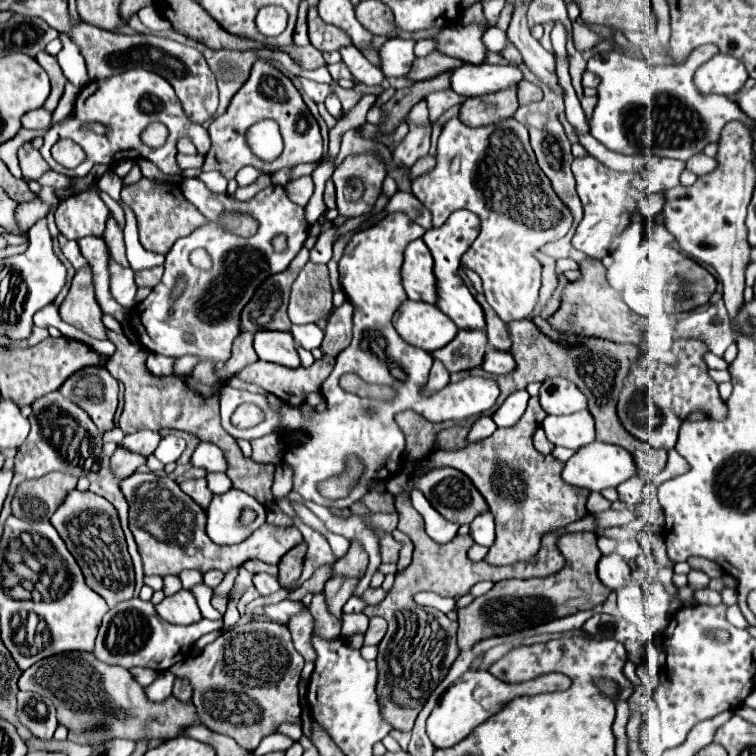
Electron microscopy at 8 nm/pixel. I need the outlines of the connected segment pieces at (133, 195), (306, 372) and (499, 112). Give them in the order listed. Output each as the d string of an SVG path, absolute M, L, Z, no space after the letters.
M142 176L136 184L122 186L122 200L134 210L138 218L140 244L150 252L166 254L178 238L188 236L198 226L206 224L206 218L198 212L198 208L194 204L188 204L178 182L156 182Z
M324 354L322 360L316 360L310 368L284 368L272 362L258 360L244 368L238 378L246 382L254 382L266 392L278 396L282 402L290 406L300 406L304 402L306 392L318 392L320 384L330 376L334 368L334 358Z
M510 88L510 90L488 94L488 96L466 98L460 110L460 120L466 126L478 128L478 126L496 124L500 120L512 118L516 110L518 110L516 88Z

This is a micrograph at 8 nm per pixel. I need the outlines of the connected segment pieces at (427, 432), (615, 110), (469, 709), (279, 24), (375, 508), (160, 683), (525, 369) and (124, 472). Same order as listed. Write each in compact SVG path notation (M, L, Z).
M398 412L396 422L406 436L406 452L414 460L422 460L436 450L436 434L446 428L446 424L430 424L416 412Z
M714 44L699 46L696 50L692 50L686 64L680 64L680 66L662 64L662 66L656 66L654 70L650 70L646 60L628 58L628 56L616 52L616 50L594 54L588 60L588 70L598 74L602 78L602 82L598 86L598 104L596 104L592 118L590 118L590 134L612 152L654 154L654 156L666 156L666 158L686 162L696 152L704 150L706 144L718 142L722 128L730 120L740 120L750 130L754 130L754 120L750 120L734 100L730 100L726 96L704 96L696 90L692 76L698 70L698 66L708 62L714 54L718 54L718 48Z
M468 670L464 672L442 696L438 706L432 710L432 714L426 720L426 734L432 740L436 748L448 748L464 740L476 726L486 722L500 706L510 702L512 698L518 696L530 696L530 694L542 694L542 692L560 692L570 688L570 678L558 672L538 676L528 682L518 682L518 684L508 684L498 680L486 670Z
M266 6L266 8L262 8L258 12L256 26L258 26L258 30L265 36L278 36L284 32L286 20L288 20L288 14L284 12L284 8Z
M368 492L362 500L362 504L366 504L368 508L372 508L372 512L396 512L394 508L394 496L388 492Z
M162 672L158 678L144 688L144 694L150 702L164 702L172 694L172 684L174 684L174 674L172 672Z
M518 320L508 322L508 334L512 338L512 356L516 360L516 368L506 376L496 376L494 380L500 384L500 396L494 406L494 410L508 398L508 394L516 390L524 390L530 382L542 382L552 376L566 378L574 382L588 398L588 410L596 420L596 440L616 444L626 448L636 462L636 474L644 478L646 482L650 476L658 474L666 466L666 450L654 450L650 444L644 444L644 440L636 440L630 436L620 420L616 420L616 400L624 382L624 376L628 374L628 368L632 360L640 356L640 348L634 344L612 344L610 340L588 340L584 338L582 346L576 348L564 348L550 338L546 338L530 320Z
M118 448L118 450L114 452L114 456L110 458L112 474L114 474L118 480L122 480L122 478L134 474L136 468L142 466L142 464L146 464L146 458L144 458L144 456L132 454L132 452L124 450L124 448Z

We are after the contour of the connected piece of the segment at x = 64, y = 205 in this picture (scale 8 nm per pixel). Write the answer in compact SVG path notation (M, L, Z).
M84 190L62 200L54 216L60 234L78 240L82 236L102 236L110 210L94 190Z

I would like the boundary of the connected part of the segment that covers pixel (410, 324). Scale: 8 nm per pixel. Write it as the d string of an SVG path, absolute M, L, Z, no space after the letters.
M406 300L394 316L396 332L412 346L434 352L446 346L458 332L456 324L434 304Z

